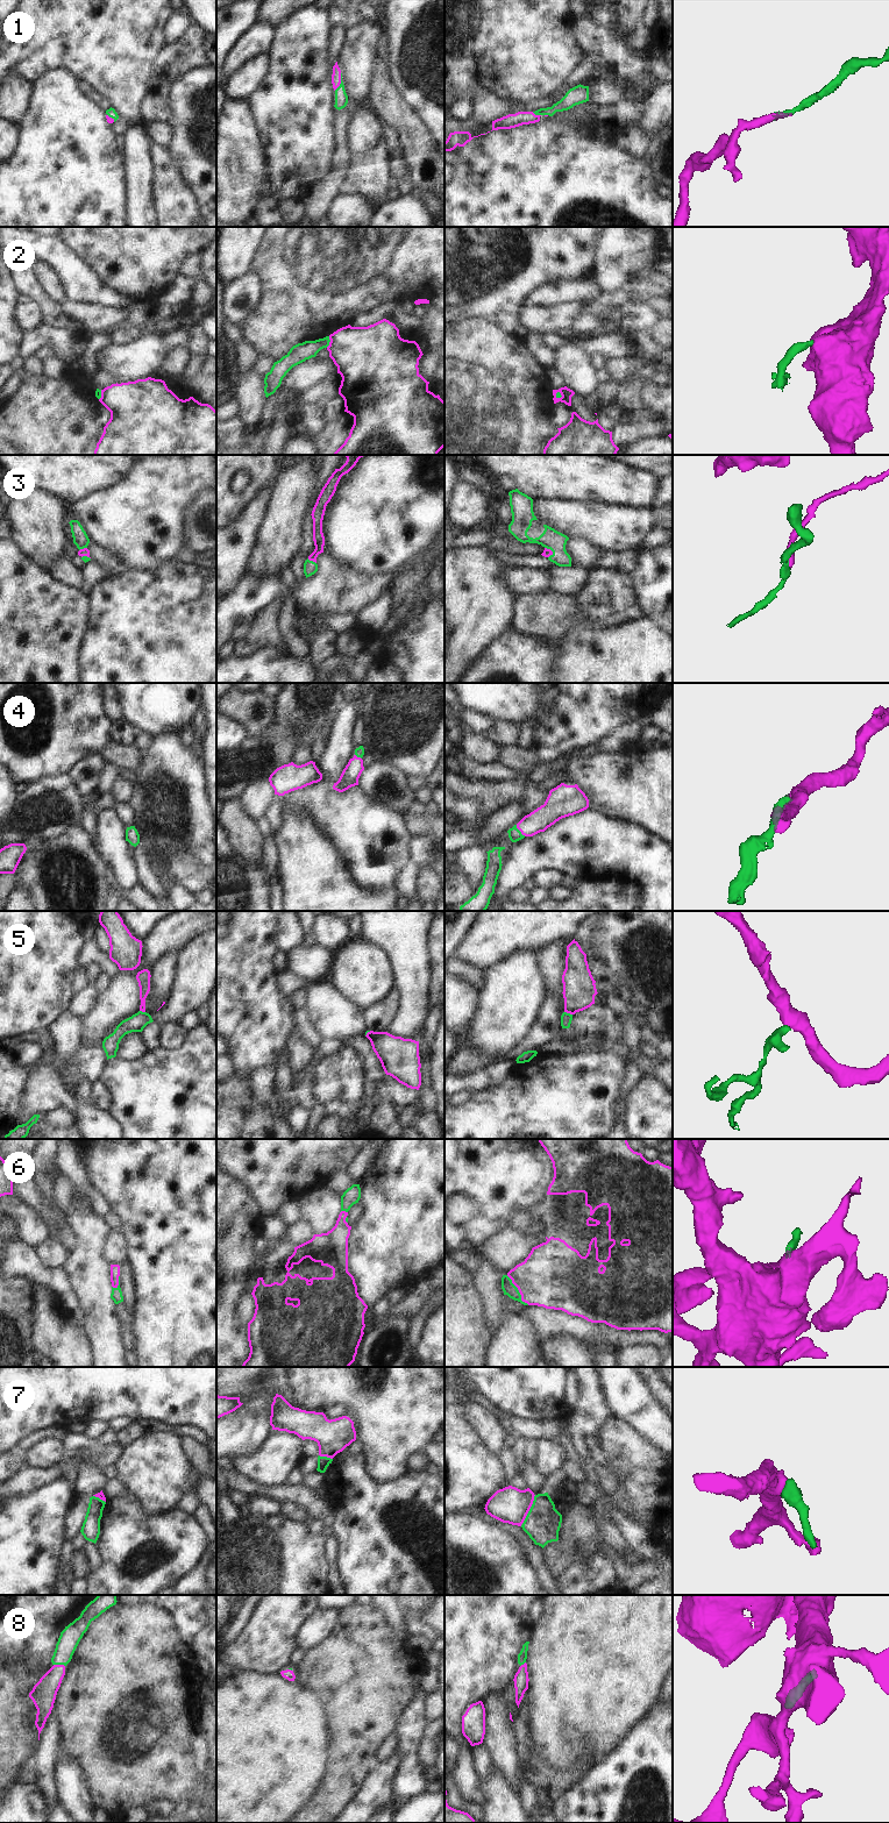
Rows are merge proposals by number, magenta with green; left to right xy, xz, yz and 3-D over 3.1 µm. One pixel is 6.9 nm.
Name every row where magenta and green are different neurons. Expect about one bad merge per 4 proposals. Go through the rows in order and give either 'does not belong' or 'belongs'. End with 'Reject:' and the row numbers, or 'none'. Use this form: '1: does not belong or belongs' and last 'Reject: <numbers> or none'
1: belongs
2: does not belong
3: belongs
4: belongs
5: does not belong
6: belongs
7: does not belong
8: belongs
Reject: 2, 5, 7

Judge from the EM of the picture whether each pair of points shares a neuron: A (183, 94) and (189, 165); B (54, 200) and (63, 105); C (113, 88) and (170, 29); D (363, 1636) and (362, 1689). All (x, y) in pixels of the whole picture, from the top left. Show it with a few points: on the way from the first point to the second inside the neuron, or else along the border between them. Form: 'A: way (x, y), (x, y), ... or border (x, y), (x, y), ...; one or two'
A: way (184, 112), (184, 127), (189, 148); one
B: way (54, 177), (51, 164), (62, 148), (62, 128); one
C: border (171, 12), (164, 25), (164, 43); two
D: way (362, 1649), (362, 1676); one

